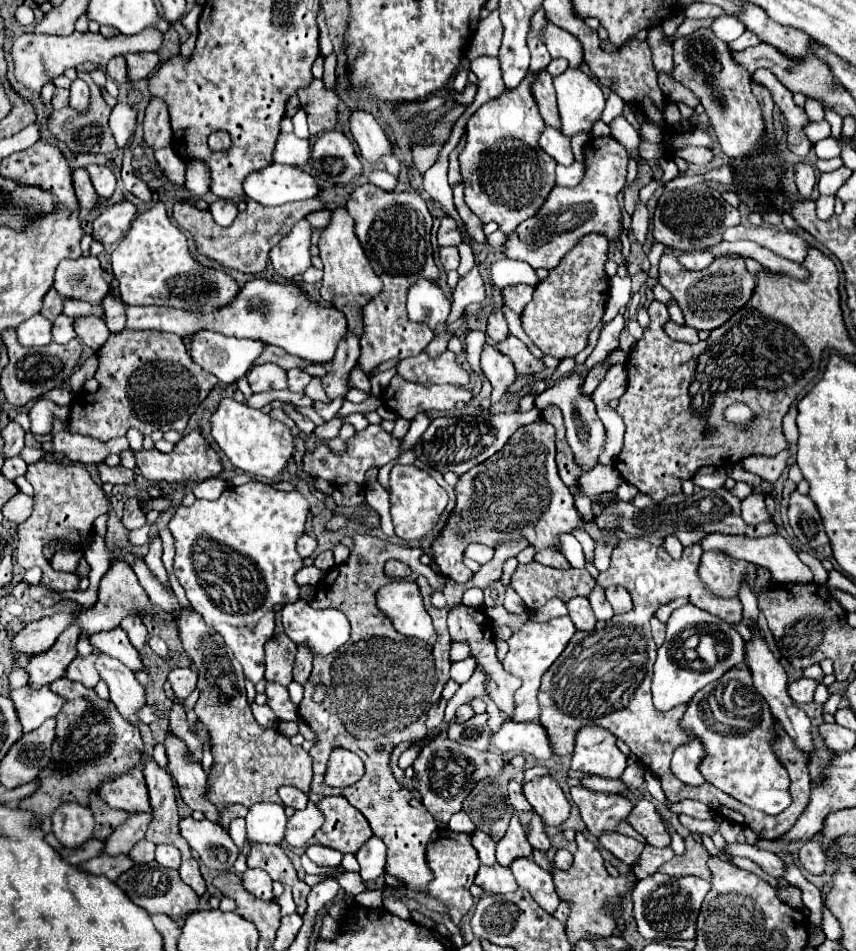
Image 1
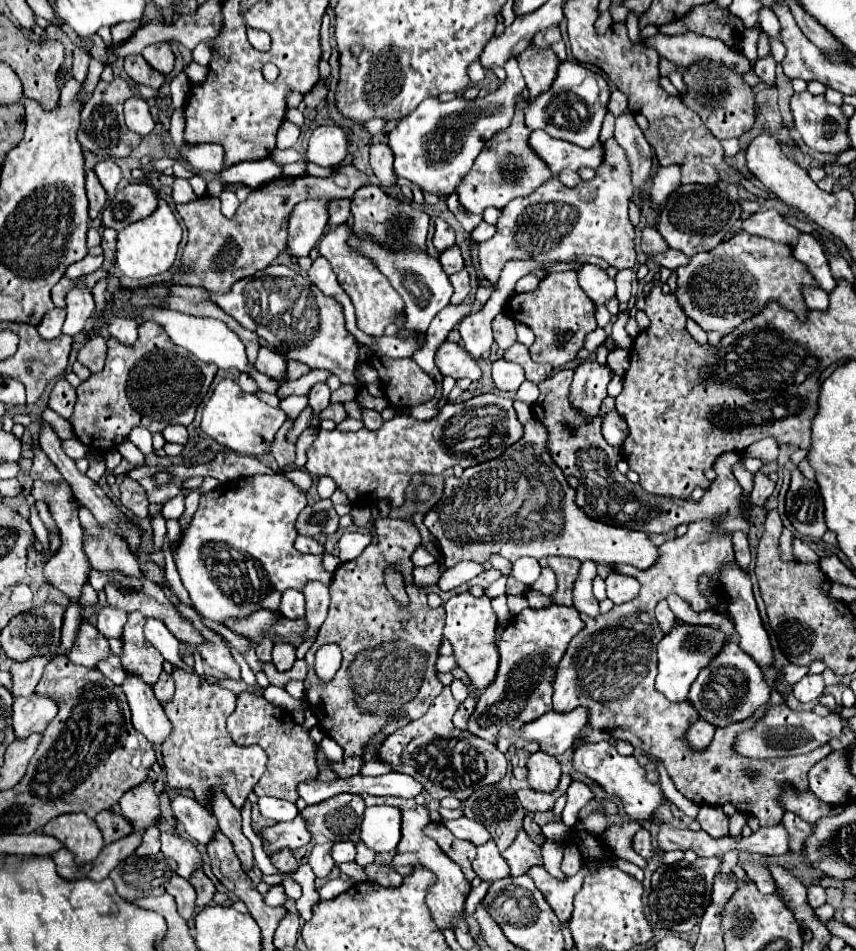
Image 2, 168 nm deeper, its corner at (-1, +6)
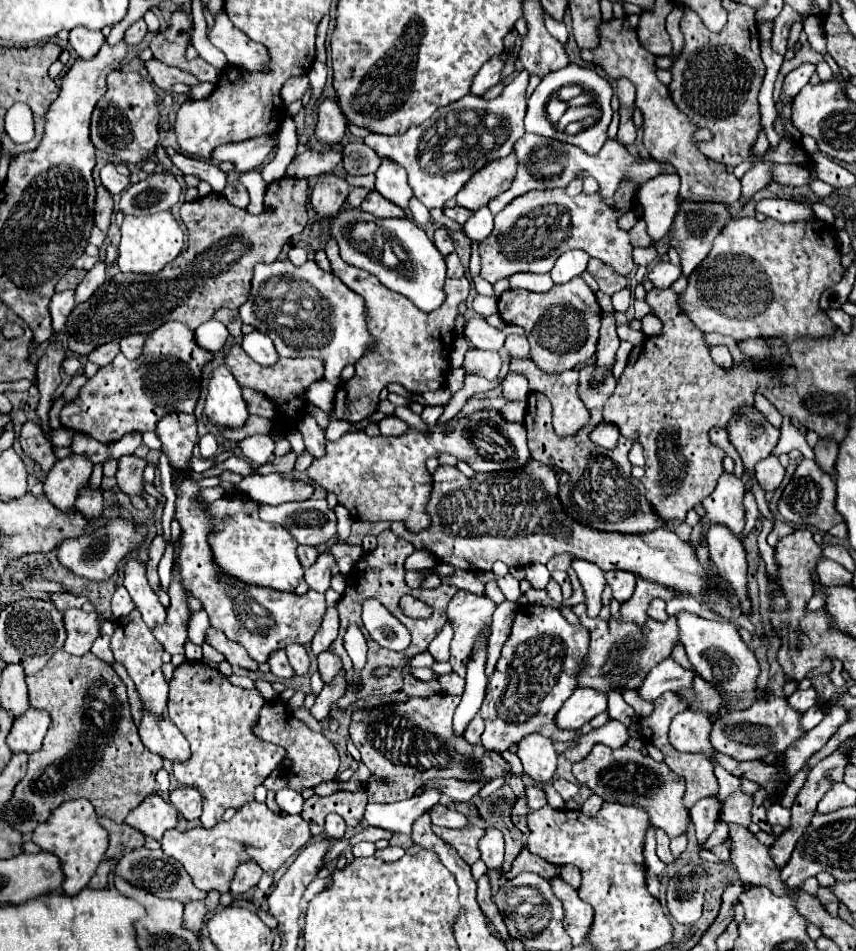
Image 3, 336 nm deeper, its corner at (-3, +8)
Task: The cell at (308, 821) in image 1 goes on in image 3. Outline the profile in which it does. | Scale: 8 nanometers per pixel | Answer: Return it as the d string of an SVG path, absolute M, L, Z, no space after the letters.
M252 801L238 807L230 821L218 821L212 829L170 829L162 837L162 851L184 865L198 889L228 893L236 867L240 867L244 861L256 861L264 871L278 871L288 857L308 843L310 837L308 823L300 815L274 813L266 803Z

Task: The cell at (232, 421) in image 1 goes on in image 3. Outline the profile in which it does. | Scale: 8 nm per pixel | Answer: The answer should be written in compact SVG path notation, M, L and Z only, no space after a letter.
M220 365L212 371L204 413L212 423L224 427L240 427L250 415L242 399L240 385L236 383L226 365Z

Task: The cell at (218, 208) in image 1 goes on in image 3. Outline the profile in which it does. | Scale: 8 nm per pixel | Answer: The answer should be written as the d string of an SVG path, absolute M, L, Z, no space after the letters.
M236 179L236 181L230 181L226 187L224 187L224 191L222 191L222 195L234 205L234 207L238 207L238 209L246 209L248 207L248 191L246 191L246 187Z

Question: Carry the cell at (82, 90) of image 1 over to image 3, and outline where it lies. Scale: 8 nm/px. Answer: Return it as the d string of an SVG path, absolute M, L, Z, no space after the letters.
M76 27L70 31L70 45L84 59L94 57L94 53L100 51L104 39L106 37L102 35L102 31L92 31L92 29L84 29L84 27Z

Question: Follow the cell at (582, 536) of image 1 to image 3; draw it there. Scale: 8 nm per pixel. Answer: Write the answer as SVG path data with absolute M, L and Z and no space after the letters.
M572 561L574 571L578 573L578 579L586 591L586 605L588 605L588 617L598 617L602 603L600 603L600 595L604 591L604 573L600 567L588 563L588 561Z

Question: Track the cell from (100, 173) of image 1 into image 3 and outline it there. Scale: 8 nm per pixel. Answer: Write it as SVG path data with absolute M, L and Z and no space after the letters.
M106 163L106 165L100 169L100 177L102 177L102 185L104 185L112 195L114 195L114 193L122 193L124 189L130 187L130 177L120 175L112 163Z

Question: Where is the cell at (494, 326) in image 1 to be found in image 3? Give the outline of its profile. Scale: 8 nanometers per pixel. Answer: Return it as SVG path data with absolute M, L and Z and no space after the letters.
M510 335L504 343L504 349L510 353L510 357L520 357L520 359L530 357L530 345L524 335Z

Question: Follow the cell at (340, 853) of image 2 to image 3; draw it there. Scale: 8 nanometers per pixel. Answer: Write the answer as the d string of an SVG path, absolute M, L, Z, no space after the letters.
M362 841L362 843L356 843L352 847L352 853L354 857L372 857L376 851L376 845L374 843L368 843L368 841Z

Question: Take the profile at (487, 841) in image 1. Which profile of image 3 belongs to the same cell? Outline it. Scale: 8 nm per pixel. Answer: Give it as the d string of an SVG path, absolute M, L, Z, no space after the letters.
M436 805L436 809L430 809L430 817L434 825L442 825L450 829L460 829L468 825L468 819L462 813L458 813L456 809L448 809L446 805Z

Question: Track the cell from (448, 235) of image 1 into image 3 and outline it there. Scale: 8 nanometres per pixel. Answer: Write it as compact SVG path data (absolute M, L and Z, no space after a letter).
M438 229L434 233L434 245L438 247L438 251L442 255L450 255L454 251L454 243L452 243L452 239L450 239L450 235L448 235L446 229Z

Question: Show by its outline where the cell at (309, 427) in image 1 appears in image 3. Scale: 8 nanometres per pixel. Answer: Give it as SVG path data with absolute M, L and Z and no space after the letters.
M290 451L288 455L278 457L278 459L272 459L272 461L268 461L266 465L262 465L262 467L258 469L258 473L260 473L260 475L280 473L280 475L284 475L286 479L296 481L296 477L294 477L294 461L296 461L296 453Z

